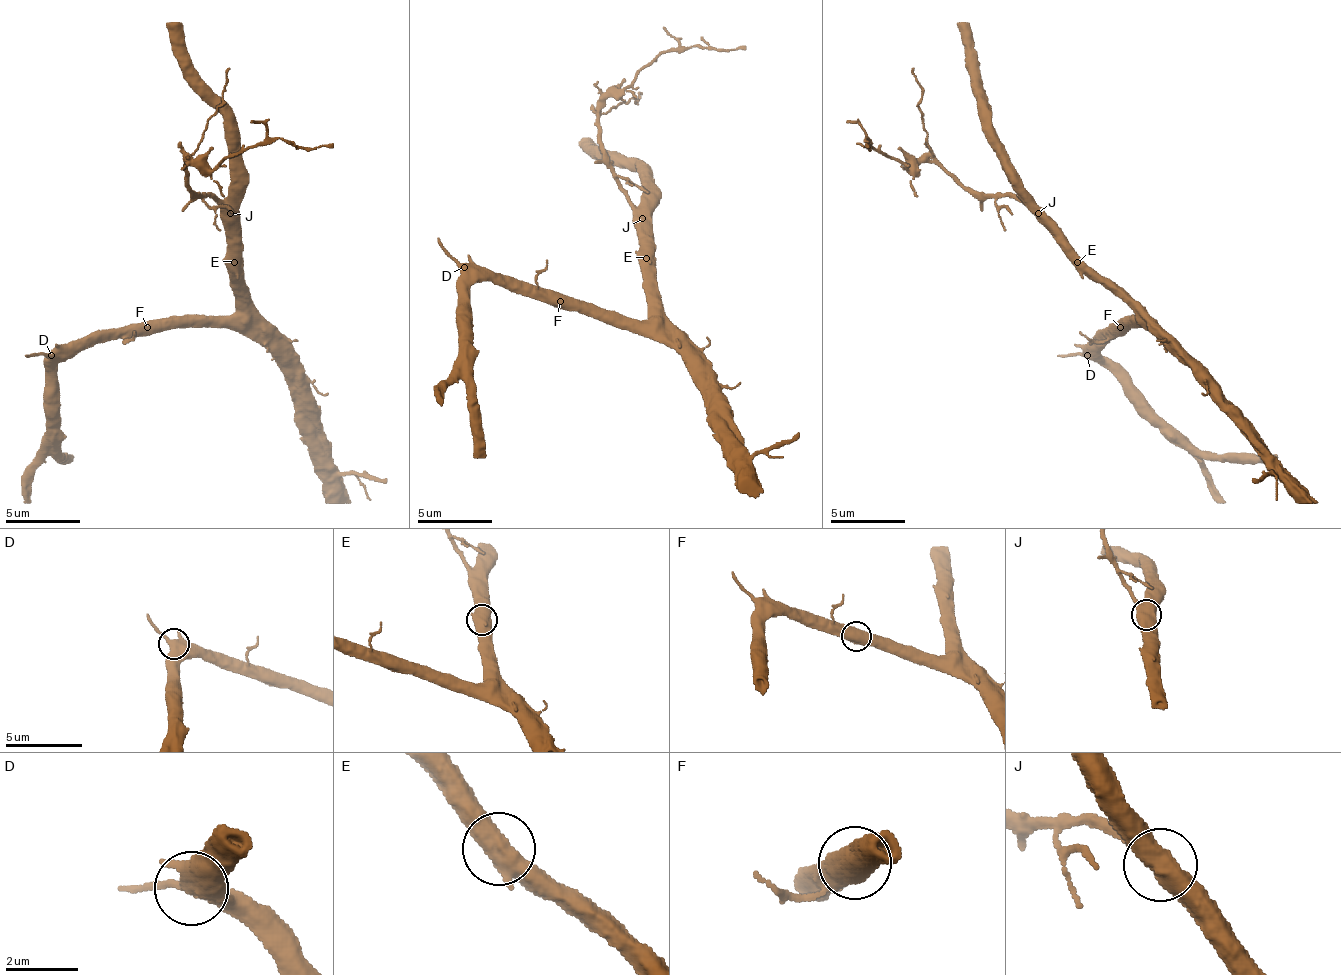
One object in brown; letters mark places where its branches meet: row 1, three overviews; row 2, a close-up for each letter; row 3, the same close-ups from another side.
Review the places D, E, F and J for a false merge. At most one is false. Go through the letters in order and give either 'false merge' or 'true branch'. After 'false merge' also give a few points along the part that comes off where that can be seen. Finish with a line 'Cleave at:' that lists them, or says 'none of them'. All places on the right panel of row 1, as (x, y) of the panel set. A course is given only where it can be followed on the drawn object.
D: true branch
E: true branch
F: true branch
J: true branch
Cleave at: none of them

